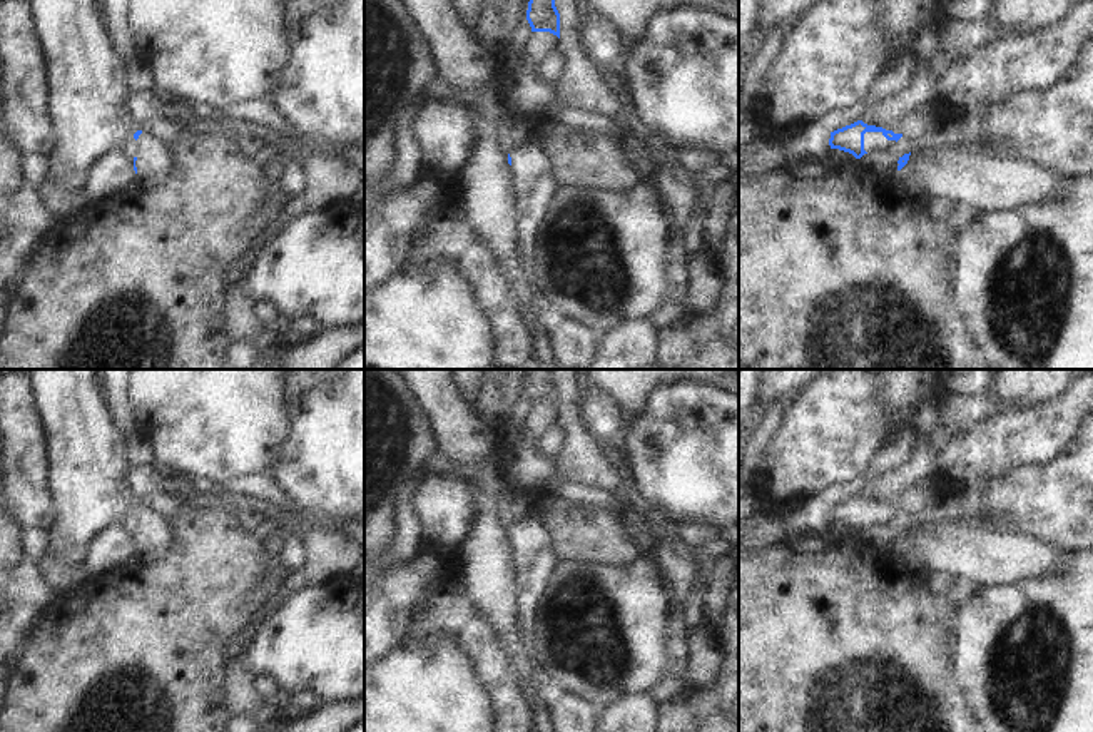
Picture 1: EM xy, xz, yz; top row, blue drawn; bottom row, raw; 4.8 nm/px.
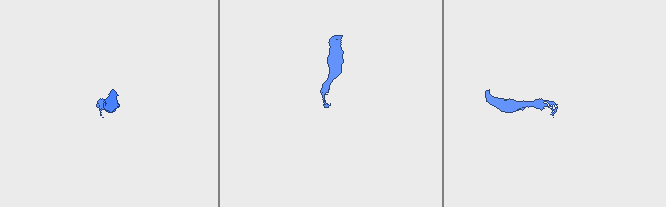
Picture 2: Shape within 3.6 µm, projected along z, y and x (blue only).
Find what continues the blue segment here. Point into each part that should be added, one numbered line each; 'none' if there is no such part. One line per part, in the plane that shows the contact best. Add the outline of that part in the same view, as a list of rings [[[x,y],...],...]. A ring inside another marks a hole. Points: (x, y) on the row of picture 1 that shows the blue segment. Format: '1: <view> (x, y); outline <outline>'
1: yz (873, 141); outline [[[866,132],[864,134],[864,150],[882,150],[896,144],[896,140],[887,140],[882,132]]]

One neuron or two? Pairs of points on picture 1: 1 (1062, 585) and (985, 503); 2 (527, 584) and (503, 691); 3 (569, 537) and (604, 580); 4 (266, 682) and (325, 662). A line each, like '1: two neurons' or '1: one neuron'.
1: two neurons
2: two neurons
3: two neurons
4: two neurons

